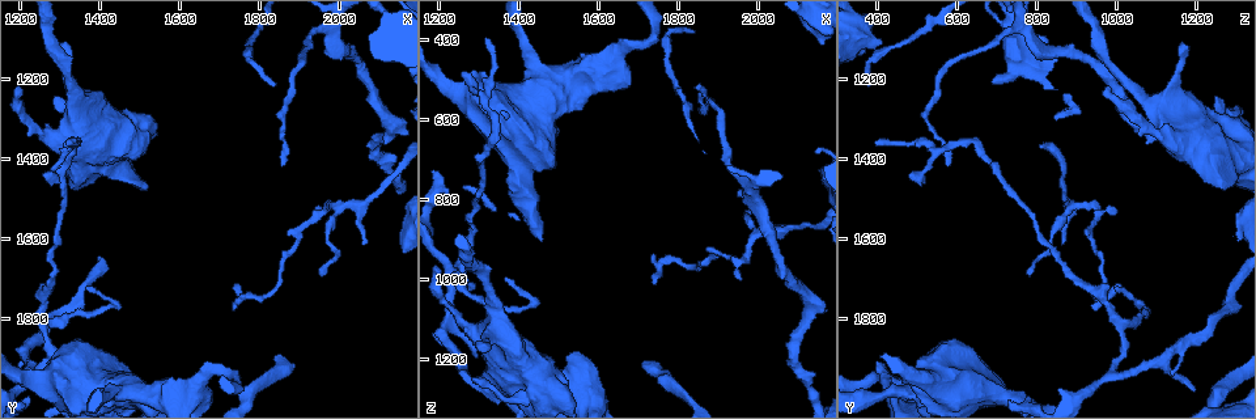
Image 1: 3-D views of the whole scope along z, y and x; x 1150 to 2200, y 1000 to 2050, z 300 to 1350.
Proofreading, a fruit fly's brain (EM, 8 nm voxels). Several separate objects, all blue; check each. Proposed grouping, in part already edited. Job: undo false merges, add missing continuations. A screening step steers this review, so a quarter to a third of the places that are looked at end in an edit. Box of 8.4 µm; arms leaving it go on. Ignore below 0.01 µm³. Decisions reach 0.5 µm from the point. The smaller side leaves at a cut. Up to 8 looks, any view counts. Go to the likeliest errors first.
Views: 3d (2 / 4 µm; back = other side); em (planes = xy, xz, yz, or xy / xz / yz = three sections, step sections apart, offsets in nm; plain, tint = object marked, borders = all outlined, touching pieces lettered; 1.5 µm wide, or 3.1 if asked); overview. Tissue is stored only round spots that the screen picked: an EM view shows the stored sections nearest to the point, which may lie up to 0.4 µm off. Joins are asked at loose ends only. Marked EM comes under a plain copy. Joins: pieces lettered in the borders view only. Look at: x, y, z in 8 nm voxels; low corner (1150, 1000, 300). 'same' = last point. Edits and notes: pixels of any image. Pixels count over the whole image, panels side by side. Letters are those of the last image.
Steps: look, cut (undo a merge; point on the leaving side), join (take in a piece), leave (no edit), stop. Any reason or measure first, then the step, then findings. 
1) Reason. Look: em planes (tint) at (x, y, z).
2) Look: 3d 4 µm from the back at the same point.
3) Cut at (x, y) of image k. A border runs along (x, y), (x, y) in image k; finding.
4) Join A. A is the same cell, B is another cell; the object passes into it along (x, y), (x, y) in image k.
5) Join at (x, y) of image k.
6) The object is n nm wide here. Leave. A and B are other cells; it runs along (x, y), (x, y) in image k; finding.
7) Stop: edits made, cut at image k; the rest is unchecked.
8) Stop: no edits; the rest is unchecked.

Calibre changes. Look: em planes (borders) at (1400, 1985, 670).

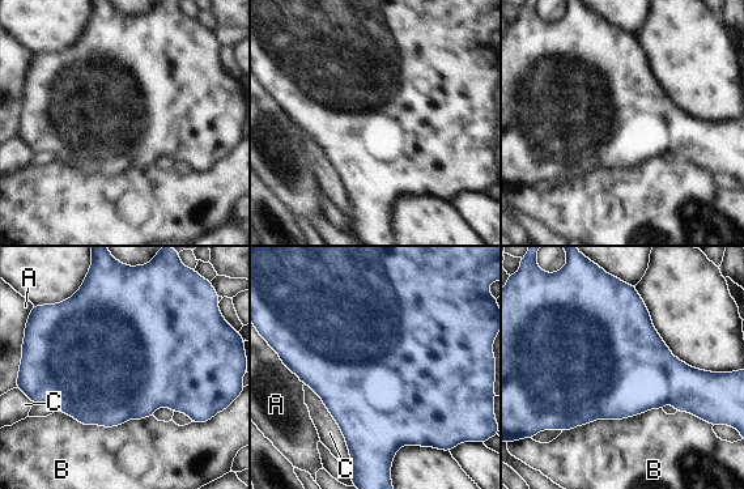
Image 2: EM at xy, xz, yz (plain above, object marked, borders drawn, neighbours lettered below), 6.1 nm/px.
Leave. A, B and C are other cells; a border runs along (662, 408), (562, 432) in image 2; all the same cell.

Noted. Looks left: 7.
Tapers out. Look: 3d 4 µm at (1855, 1415, 580).

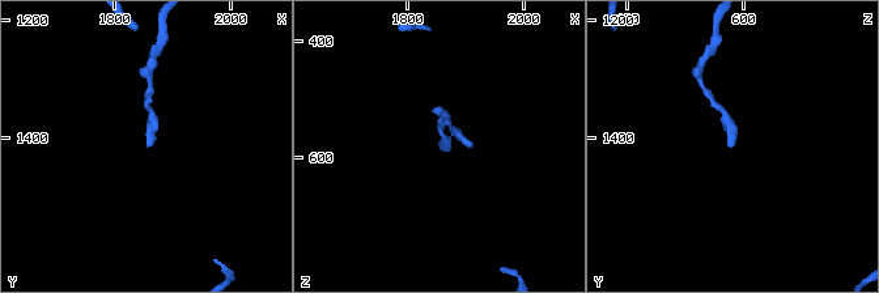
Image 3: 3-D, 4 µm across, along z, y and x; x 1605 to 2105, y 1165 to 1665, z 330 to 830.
Shape alone is not enough. Look: em planes (borders) at (1850, 1415, 575).

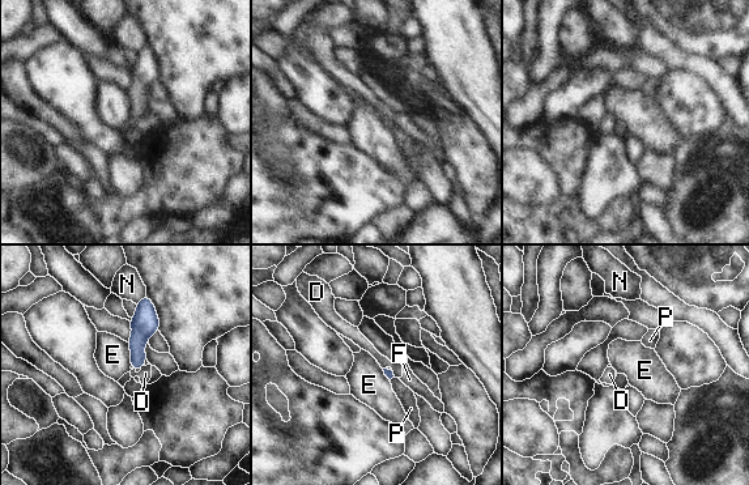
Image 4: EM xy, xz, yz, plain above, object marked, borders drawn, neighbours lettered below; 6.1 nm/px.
The longest contact is with E, 150 nm. Leave. D, E, F, N and P are other cells; a border runs along (127, 343), (131, 365) in image 4; none of them fits.

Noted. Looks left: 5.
Tapers out. Look: em yz step 4 (borders) at (1320, 1360, 395).

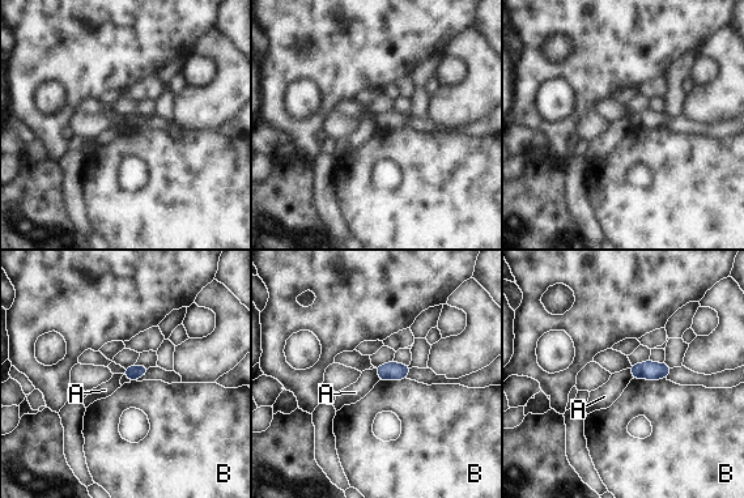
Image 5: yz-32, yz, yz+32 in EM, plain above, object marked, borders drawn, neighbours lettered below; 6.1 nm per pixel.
Look: em xy step 4 (borders) at the same point.

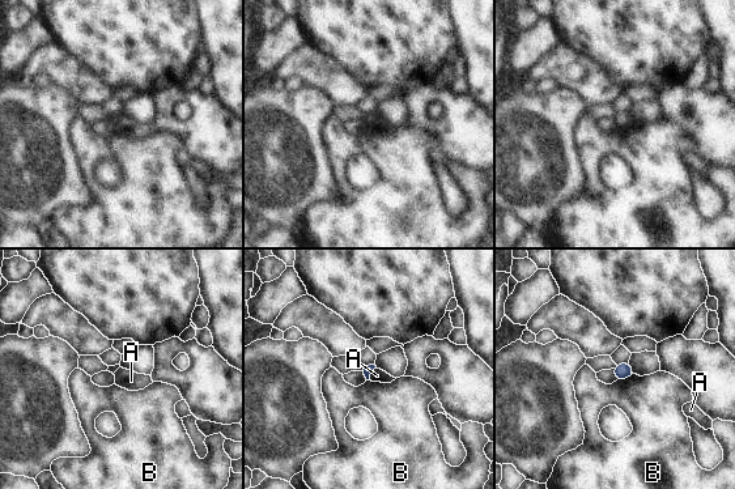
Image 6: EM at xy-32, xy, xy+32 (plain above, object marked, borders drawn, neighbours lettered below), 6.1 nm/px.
Leave. A and B are other cells; no lettered piece goes on from it.

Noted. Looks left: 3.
Stop: no edits; the rest is unchecked.

